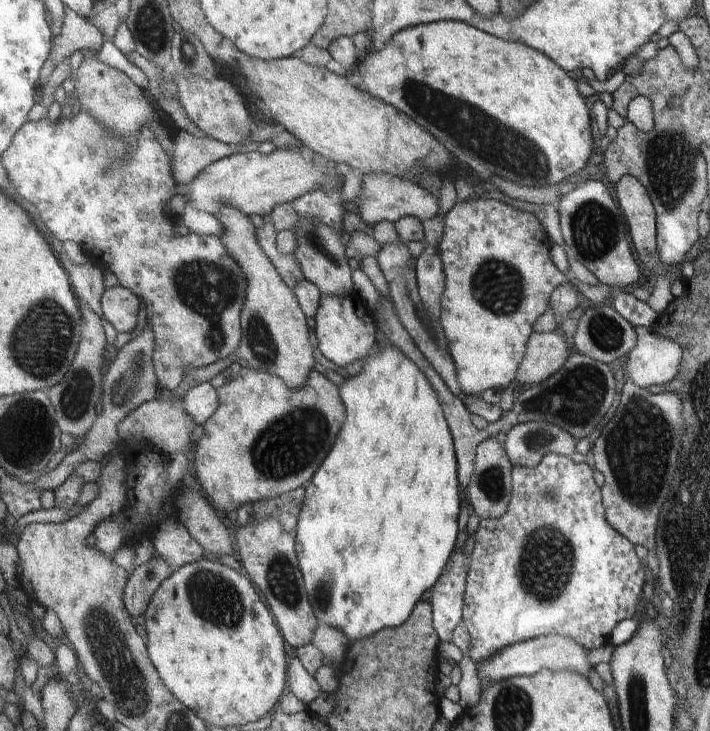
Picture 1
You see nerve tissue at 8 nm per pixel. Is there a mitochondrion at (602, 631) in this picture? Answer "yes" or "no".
no

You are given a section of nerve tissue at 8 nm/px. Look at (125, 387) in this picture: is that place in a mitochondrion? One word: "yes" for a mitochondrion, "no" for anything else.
yes

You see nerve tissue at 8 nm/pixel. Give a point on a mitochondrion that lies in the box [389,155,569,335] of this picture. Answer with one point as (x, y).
(498, 285)

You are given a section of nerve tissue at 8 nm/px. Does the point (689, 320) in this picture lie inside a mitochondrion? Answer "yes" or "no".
yes

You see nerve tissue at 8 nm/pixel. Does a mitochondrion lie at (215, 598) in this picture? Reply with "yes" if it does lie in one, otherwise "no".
yes

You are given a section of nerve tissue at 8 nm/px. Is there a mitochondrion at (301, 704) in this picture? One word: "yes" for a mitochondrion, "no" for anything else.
no

